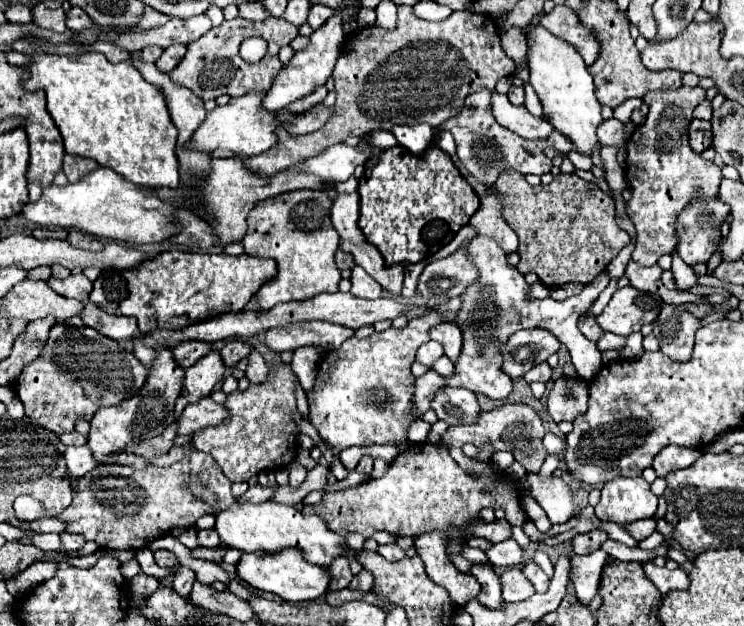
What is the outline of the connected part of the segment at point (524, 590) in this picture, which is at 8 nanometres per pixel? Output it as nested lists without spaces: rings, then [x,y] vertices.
[[[516,566],[506,568],[500,574],[500,584],[502,584],[502,598],[506,602],[520,602],[536,592],[532,582],[528,582],[526,576],[522,574],[522,570]]]

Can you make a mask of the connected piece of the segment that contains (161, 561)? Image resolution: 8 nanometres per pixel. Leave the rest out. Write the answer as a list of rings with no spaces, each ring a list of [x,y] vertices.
[[[154,550],[154,560],[162,568],[170,568],[172,564],[178,564],[178,560],[174,558],[174,554],[170,554],[168,550]]]

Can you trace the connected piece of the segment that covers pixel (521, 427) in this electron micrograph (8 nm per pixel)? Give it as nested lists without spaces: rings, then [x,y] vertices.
[[[504,404],[492,412],[482,412],[476,422],[472,424],[458,424],[458,426],[448,426],[448,430],[442,434],[440,444],[442,446],[464,446],[464,444],[474,444],[480,446],[484,442],[490,442],[496,450],[512,450],[514,458],[524,464],[528,472],[538,472],[544,458],[548,452],[542,446],[542,436],[546,434],[542,420],[538,414],[524,404]]]

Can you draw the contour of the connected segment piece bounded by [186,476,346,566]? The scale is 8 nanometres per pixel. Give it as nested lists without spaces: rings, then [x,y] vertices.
[[[190,476],[190,480],[186,482],[188,490],[204,500],[206,504],[210,504],[212,508],[216,508],[214,518],[216,518],[216,532],[220,536],[220,540],[236,550],[242,552],[280,552],[288,546],[300,548],[306,552],[306,560],[312,564],[320,564],[320,566],[330,566],[332,560],[336,556],[340,556],[340,552],[346,552],[346,542],[342,536],[334,534],[332,530],[326,528],[324,522],[320,522],[320,516],[312,514],[312,516],[304,516],[296,506],[288,506],[288,504],[280,504],[274,500],[266,500],[262,504],[250,504],[250,502],[240,502],[236,500],[232,506],[222,508],[220,500],[216,498],[216,494],[212,494],[198,476]]]

